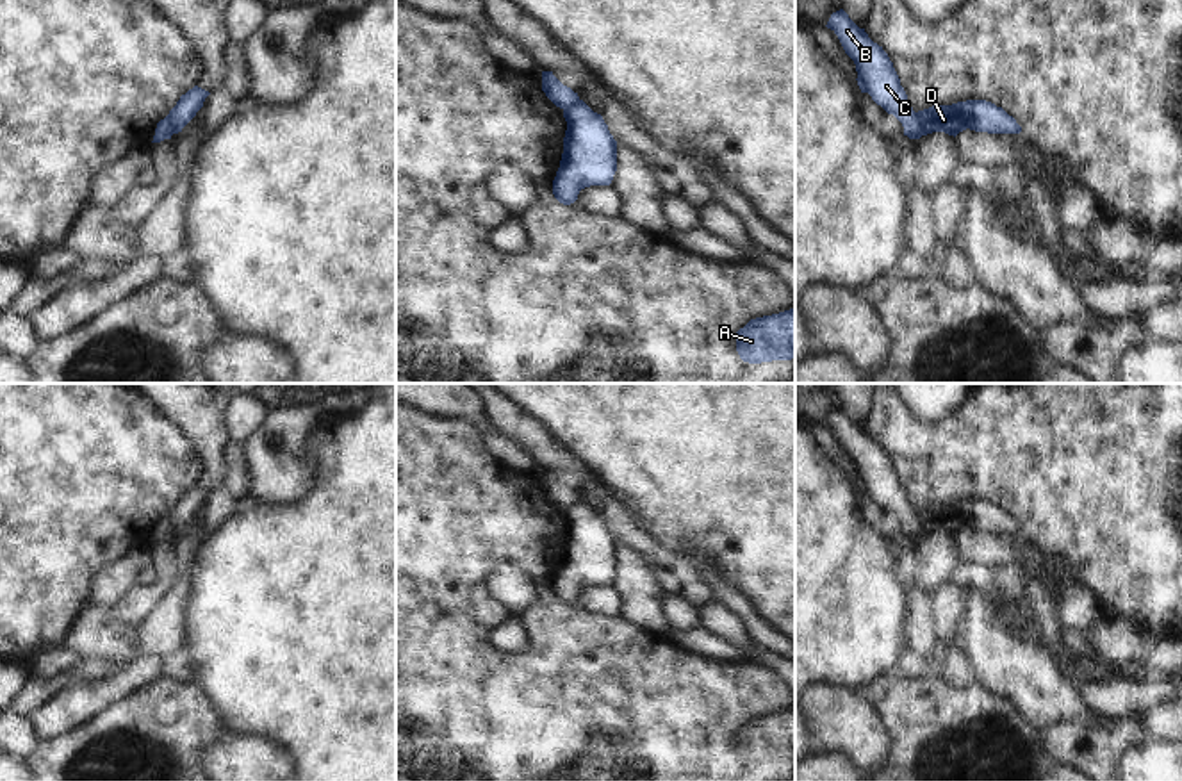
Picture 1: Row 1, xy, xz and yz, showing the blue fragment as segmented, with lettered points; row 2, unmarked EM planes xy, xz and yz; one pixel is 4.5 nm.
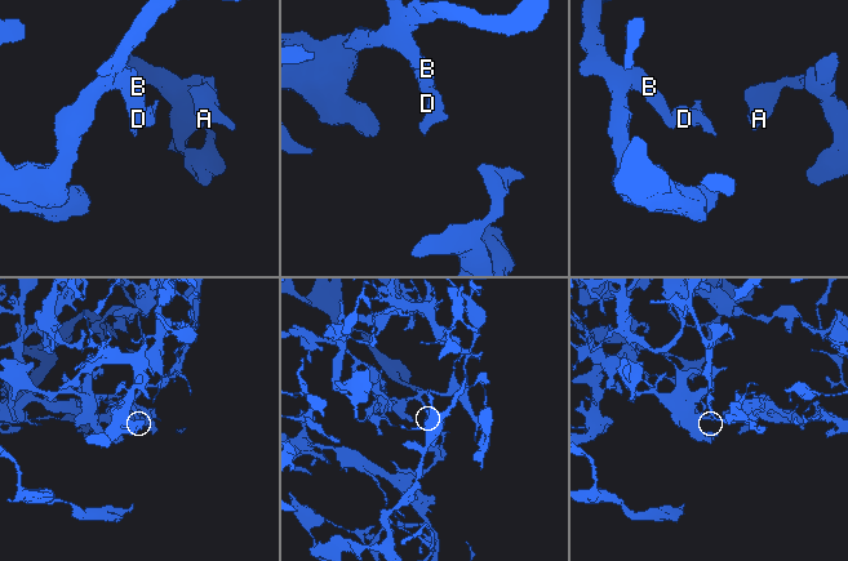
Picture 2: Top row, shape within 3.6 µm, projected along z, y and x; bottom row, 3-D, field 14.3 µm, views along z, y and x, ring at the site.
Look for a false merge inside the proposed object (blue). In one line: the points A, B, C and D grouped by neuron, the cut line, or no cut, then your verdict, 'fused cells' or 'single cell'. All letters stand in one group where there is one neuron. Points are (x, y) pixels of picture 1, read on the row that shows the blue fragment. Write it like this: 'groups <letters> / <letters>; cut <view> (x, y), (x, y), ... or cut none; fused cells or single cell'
groups A B C / D; cut yz (915, 113), (922, 134); fused cells

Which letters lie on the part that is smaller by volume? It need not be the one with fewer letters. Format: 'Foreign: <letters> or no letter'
Foreign: D

